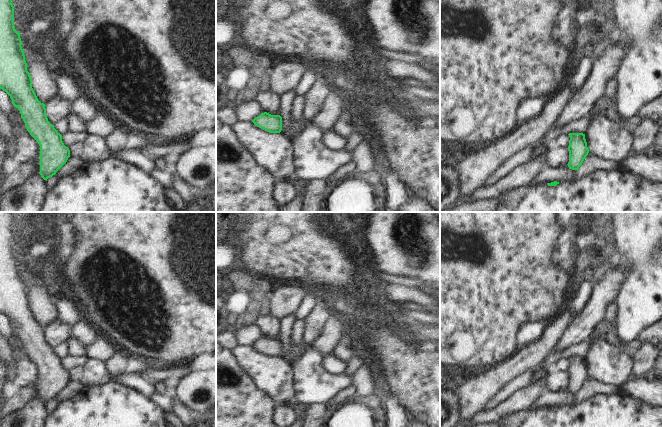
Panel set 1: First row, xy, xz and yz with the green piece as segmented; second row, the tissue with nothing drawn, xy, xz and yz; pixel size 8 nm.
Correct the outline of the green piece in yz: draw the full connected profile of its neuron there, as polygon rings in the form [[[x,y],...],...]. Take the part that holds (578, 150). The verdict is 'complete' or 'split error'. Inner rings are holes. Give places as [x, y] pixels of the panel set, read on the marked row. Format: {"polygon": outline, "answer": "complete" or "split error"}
{"polygon": [[[569,133],[569,162],[568,167],[572,170],[578,170],[582,165],[584,159],[589,153],[585,134],[583,133]]], "answer": "complete"}

